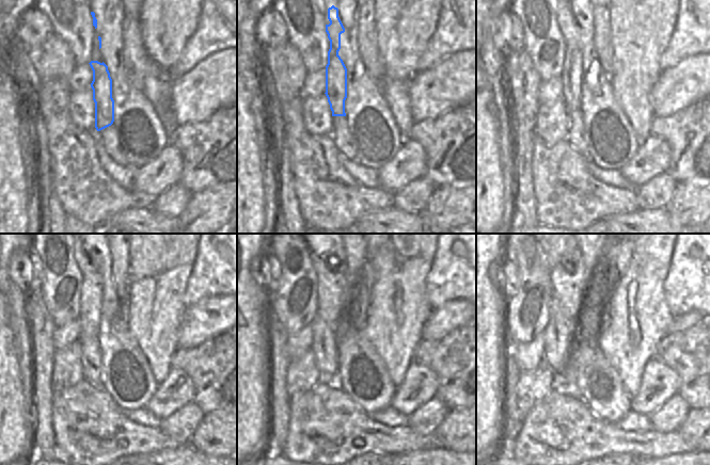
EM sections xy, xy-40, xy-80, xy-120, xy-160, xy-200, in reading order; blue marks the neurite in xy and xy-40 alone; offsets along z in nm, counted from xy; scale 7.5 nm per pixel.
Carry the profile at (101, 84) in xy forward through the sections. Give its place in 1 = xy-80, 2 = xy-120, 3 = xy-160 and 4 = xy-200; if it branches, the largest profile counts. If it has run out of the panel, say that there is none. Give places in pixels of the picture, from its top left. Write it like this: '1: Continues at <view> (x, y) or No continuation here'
1: Continues at xy-80 (572, 73)
2: Continues at xy-120 (92, 292)
3: Continues at xy-160 (333, 281)
4: Continues at xy-200 (570, 283)

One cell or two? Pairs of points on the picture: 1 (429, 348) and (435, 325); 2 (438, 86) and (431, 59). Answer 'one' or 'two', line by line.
1: two
2: two

